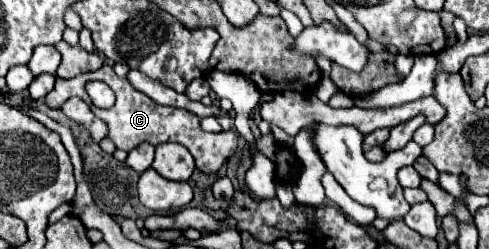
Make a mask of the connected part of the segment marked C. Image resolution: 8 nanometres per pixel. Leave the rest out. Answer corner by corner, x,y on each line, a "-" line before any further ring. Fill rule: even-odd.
105,63
101,69
91,71
91,73
81,73
73,79
57,79
55,89
45,97
45,103
53,109
59,109
69,97
79,97
83,99
87,105
91,105
93,113
103,119
109,125
109,139
117,145
117,149
123,151
131,151
137,145
149,141
151,145
161,145
161,143
181,143
183,147
189,149
189,153
195,159
195,165
199,171
207,173
207,175
215,175
221,165
237,151
237,133
233,131
223,131
223,133
205,133
201,129
199,117
189,113
187,109
177,109
177,107
165,107
165,105
157,105
153,99
149,99
145,93
137,91
127,77
117,77
113,73
113,67
109,63
-
93,79
99,79
103,83
107,83
113,91
115,91
115,105
111,109
99,109
91,103
85,85

